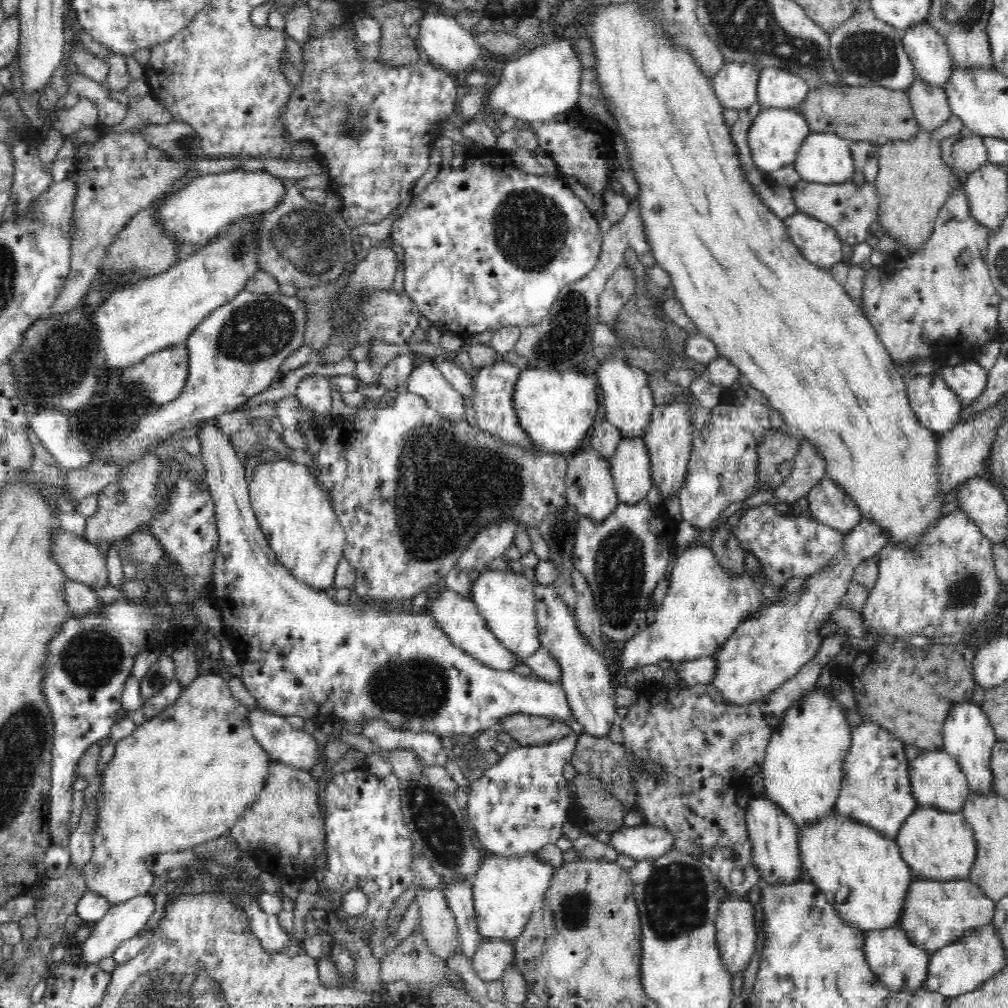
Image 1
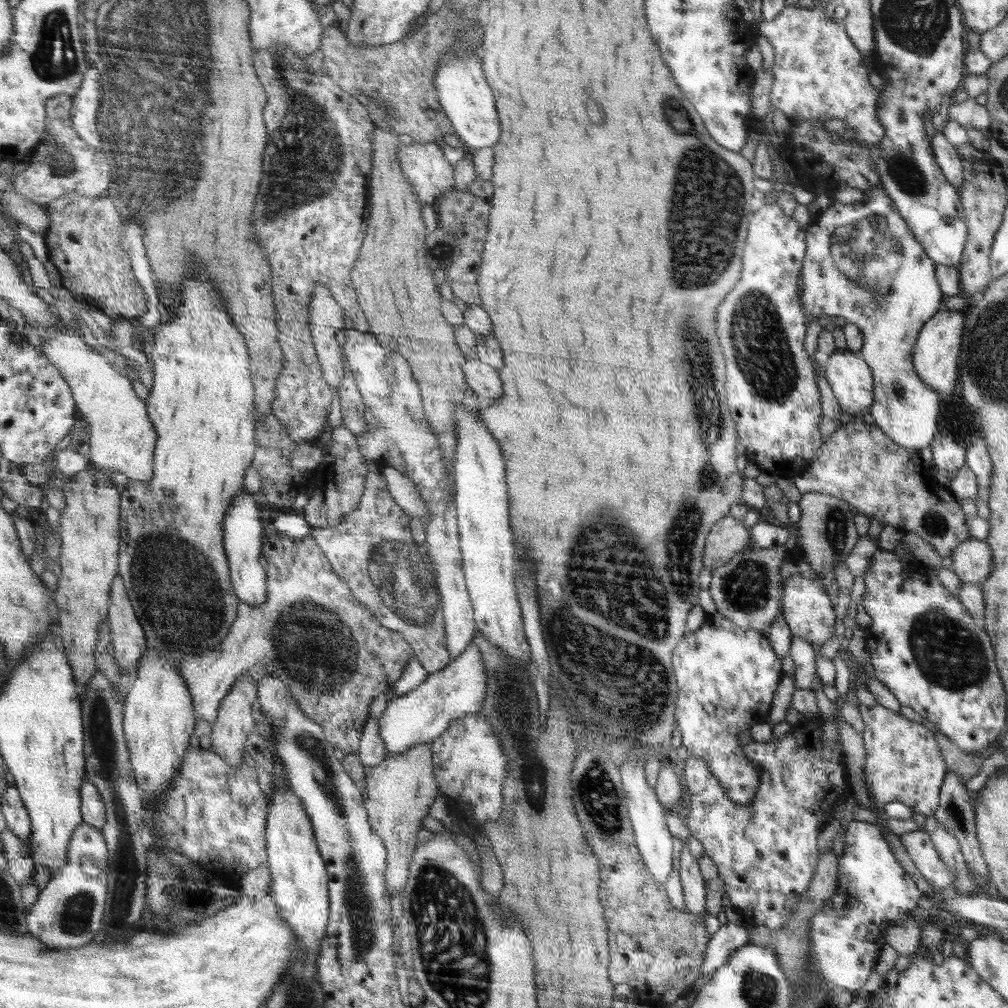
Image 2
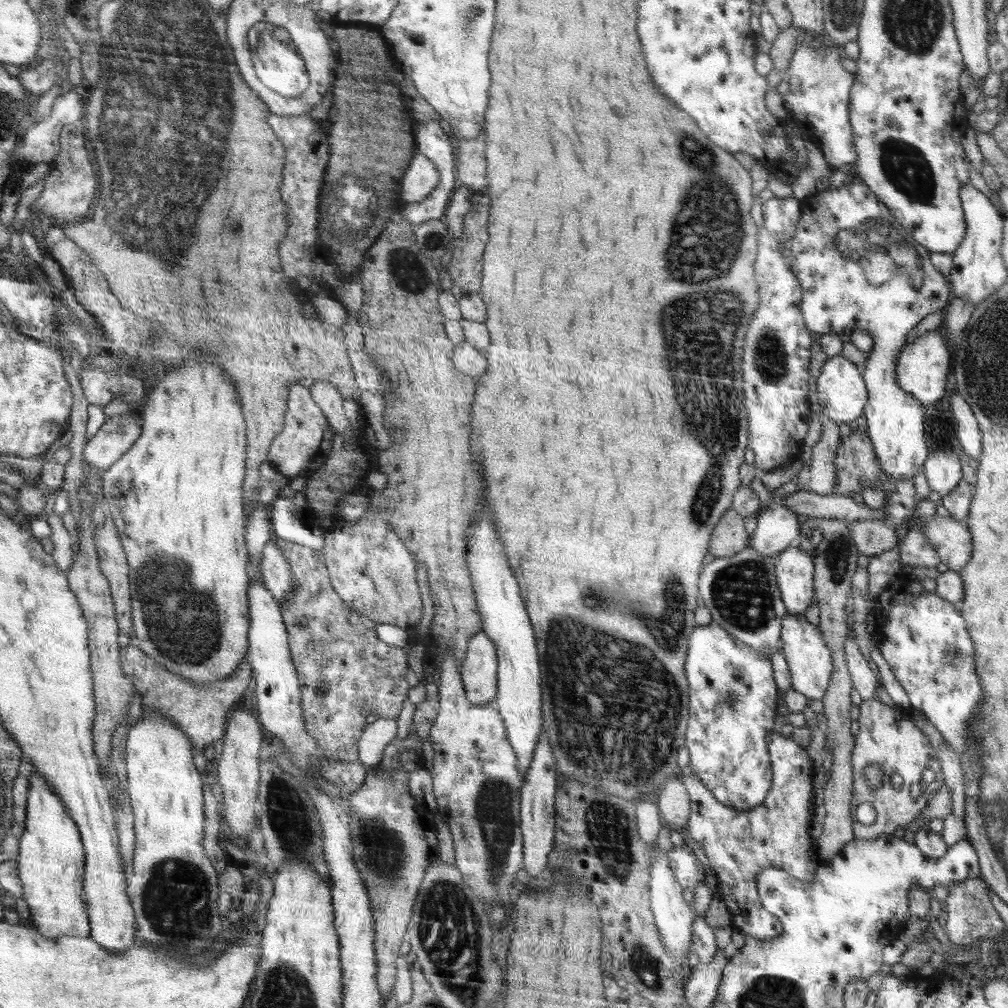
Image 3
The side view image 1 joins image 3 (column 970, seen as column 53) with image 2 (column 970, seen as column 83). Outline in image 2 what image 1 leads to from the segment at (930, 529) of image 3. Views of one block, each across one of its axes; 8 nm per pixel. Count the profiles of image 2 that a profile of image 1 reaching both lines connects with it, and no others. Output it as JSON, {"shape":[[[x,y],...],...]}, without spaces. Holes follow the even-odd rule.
{"shape":[[[968,539],[956,546],[951,555],[950,570],[954,571],[963,583],[982,586],[994,569],[994,556],[985,540]]]}

